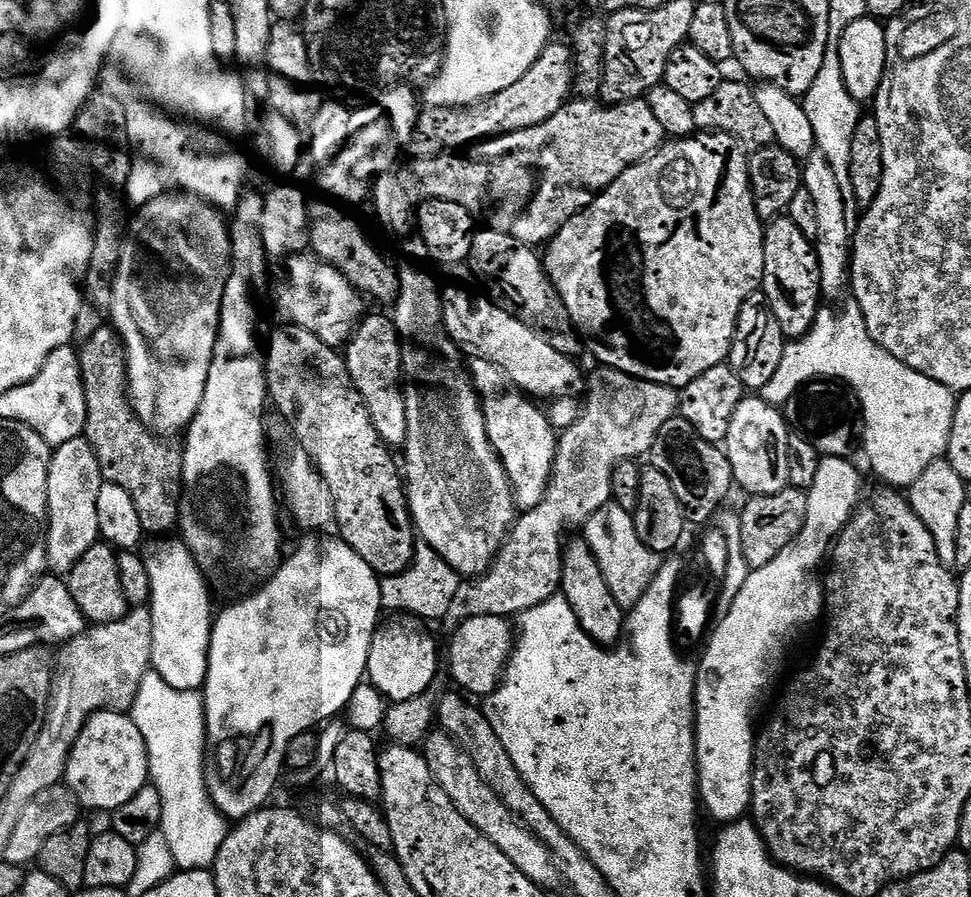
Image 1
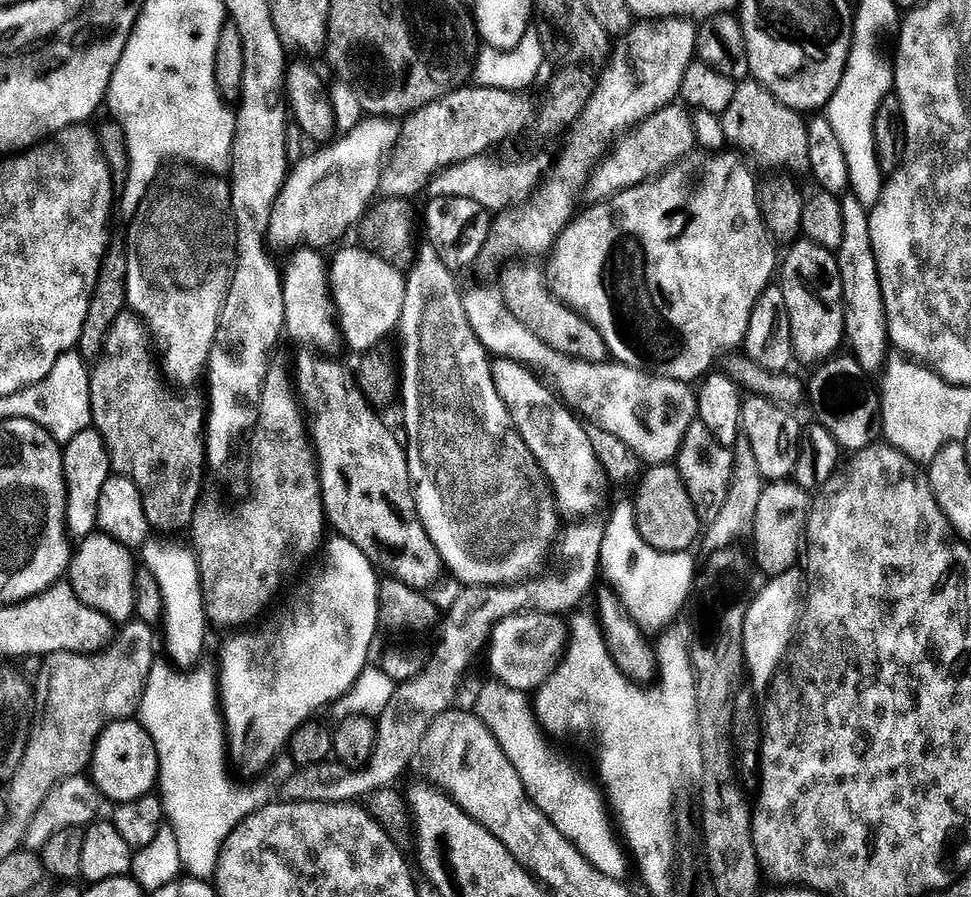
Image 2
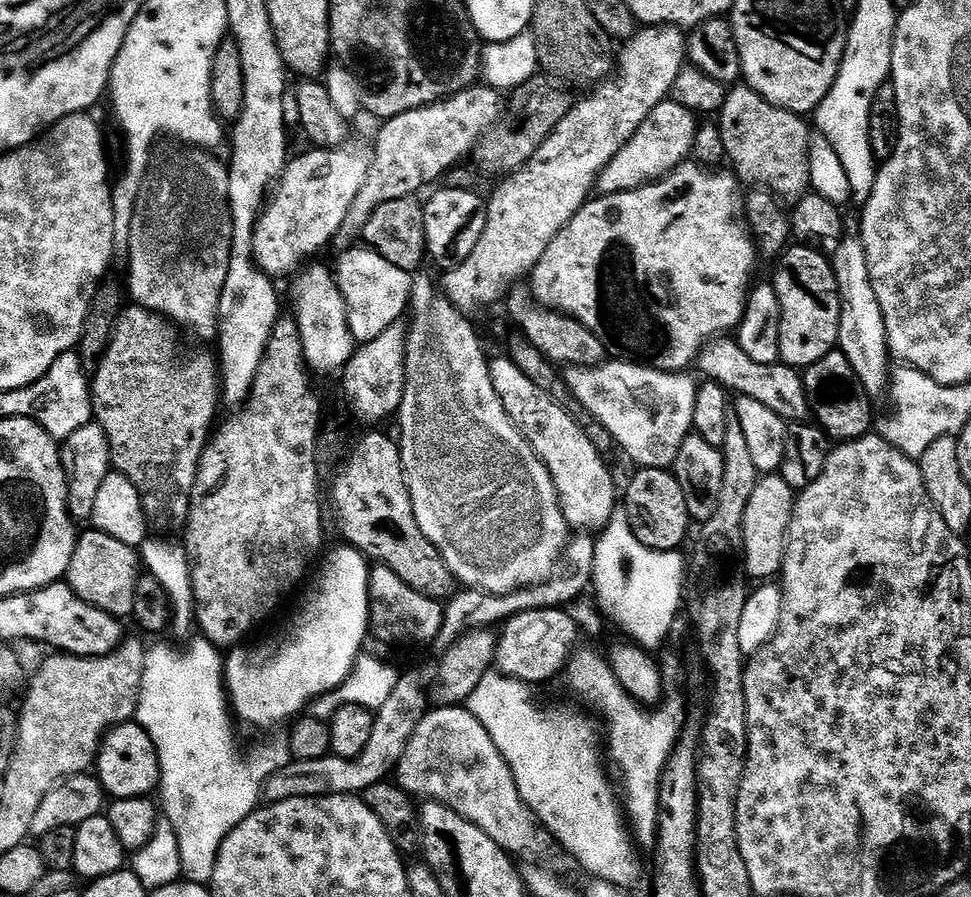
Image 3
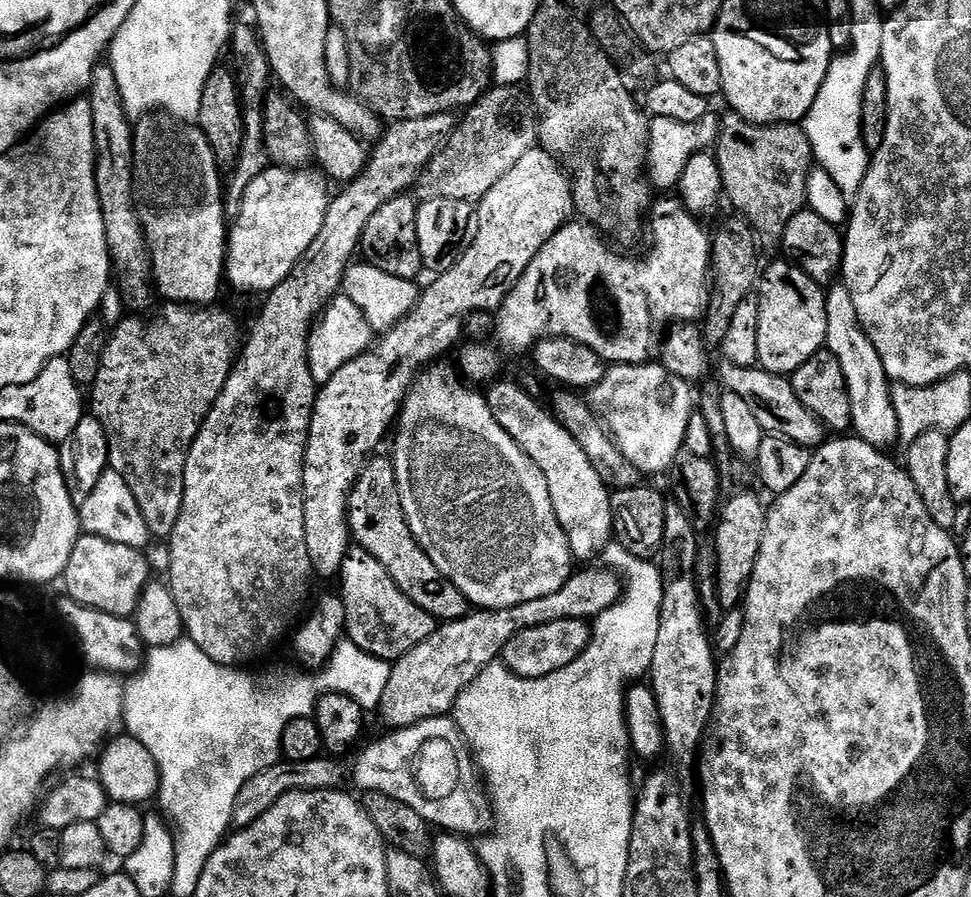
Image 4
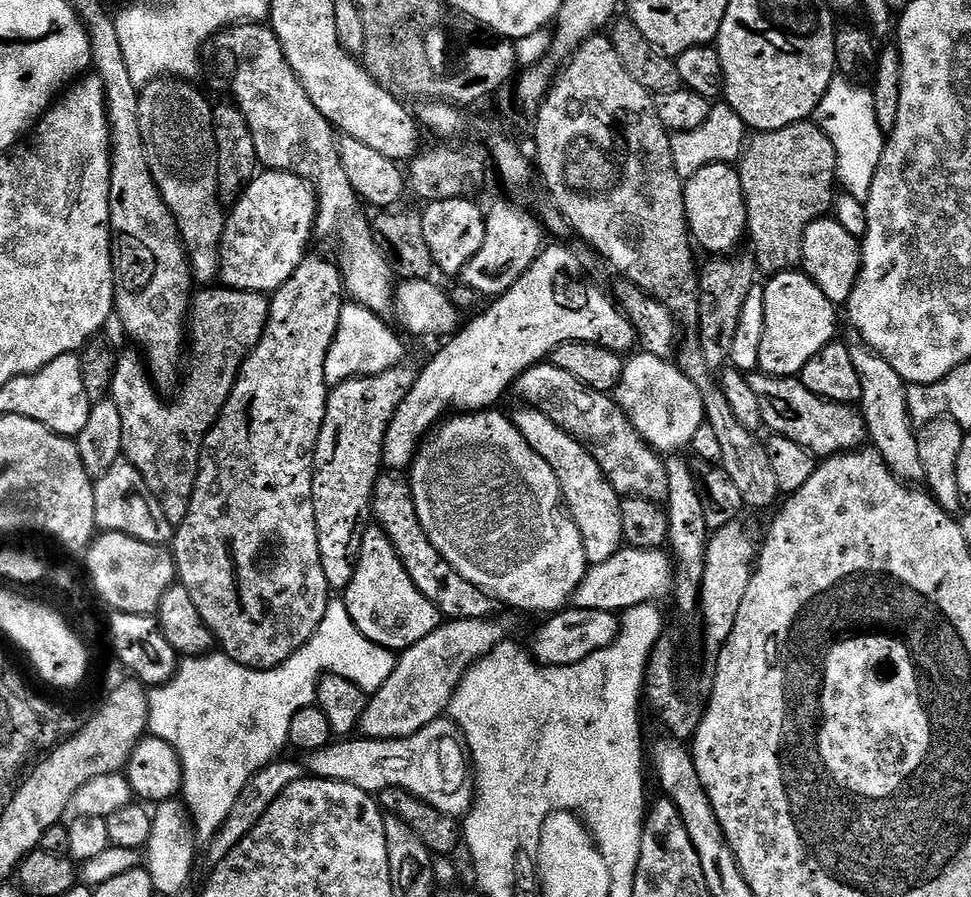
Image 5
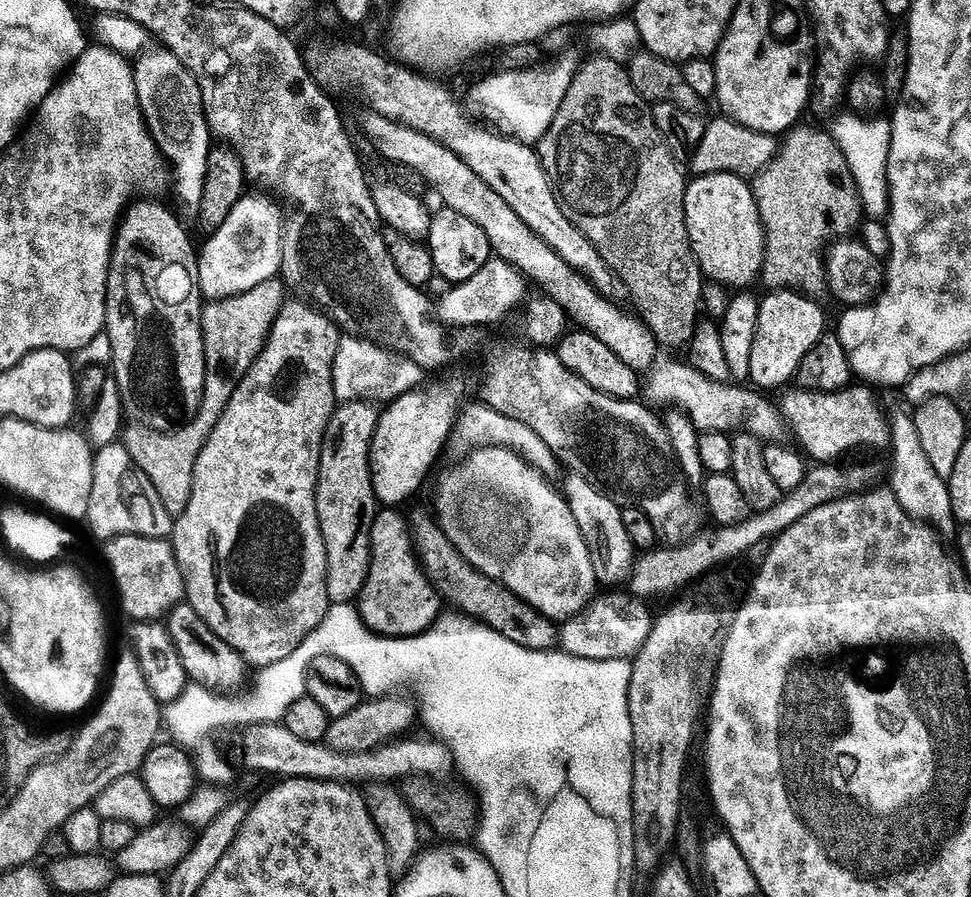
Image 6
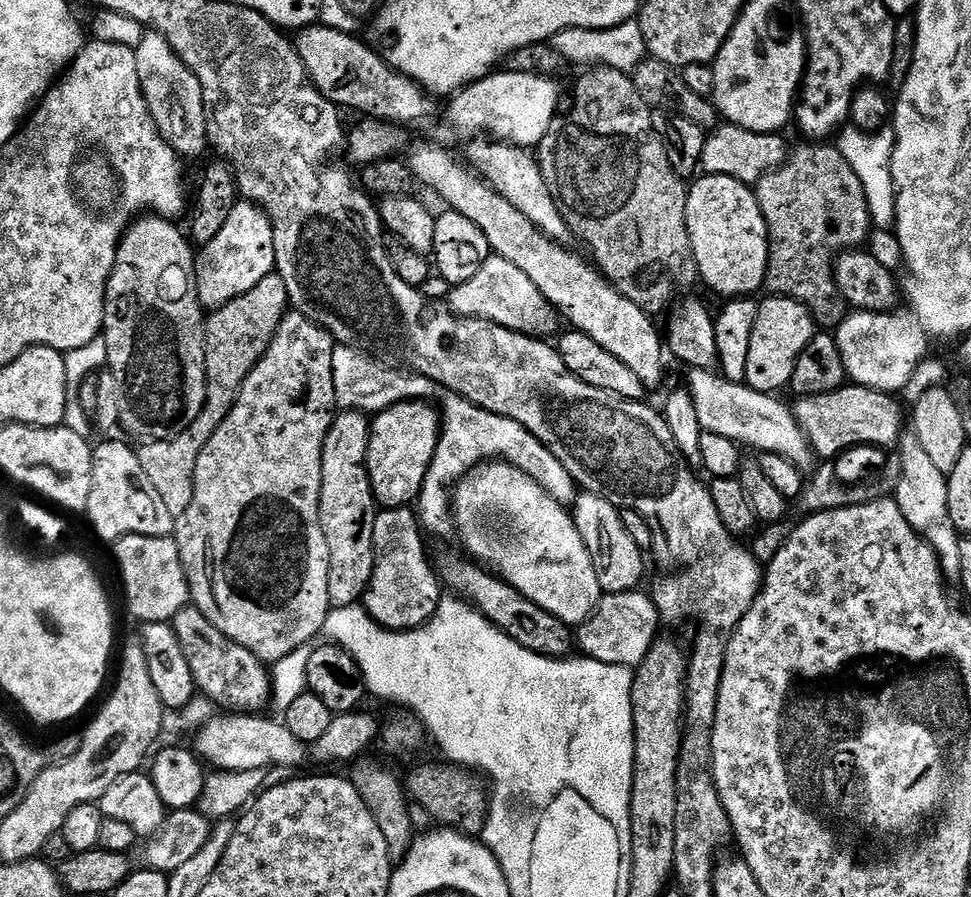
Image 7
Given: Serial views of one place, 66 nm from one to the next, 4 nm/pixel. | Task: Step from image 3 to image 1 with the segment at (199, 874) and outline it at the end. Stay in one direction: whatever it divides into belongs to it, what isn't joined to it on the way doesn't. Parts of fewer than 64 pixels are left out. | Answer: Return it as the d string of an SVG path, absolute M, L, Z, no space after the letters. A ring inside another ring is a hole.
M150 670L142 678L140 689L133 701L130 715L133 722L142 730L142 738L148 751L148 774L151 783L160 795L159 831L164 833L170 846L177 869L211 869L216 855L226 835L225 817L208 798L208 785L204 779L204 761L206 759L206 729L204 727L204 698L199 691L183 692L176 690L162 680L156 671Z

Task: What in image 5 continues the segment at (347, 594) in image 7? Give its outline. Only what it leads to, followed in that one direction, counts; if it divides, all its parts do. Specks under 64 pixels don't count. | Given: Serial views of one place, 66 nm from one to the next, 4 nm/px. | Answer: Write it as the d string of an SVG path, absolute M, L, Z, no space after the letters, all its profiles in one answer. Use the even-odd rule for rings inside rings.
M405 362L377 376L358 376L354 380L337 384L328 393L326 418L322 422L322 430L318 434L318 446L314 453L312 501L318 530L318 554L322 558L322 570L326 574L329 589L344 590L350 586L354 578L364 529L369 523L372 512L376 482L382 475L383 442L386 438L386 430L398 406L414 386L417 373L417 365Z

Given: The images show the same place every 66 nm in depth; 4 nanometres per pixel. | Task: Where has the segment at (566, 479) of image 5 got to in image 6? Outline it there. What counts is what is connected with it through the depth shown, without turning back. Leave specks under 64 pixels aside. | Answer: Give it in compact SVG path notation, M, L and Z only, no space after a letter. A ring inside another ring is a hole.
M580 474L572 475L564 485L565 499L571 506L571 513L578 522L582 536L590 550L594 562L597 581L614 582L631 571L636 556L636 549L626 530L624 513L621 505L609 493L600 489Z

